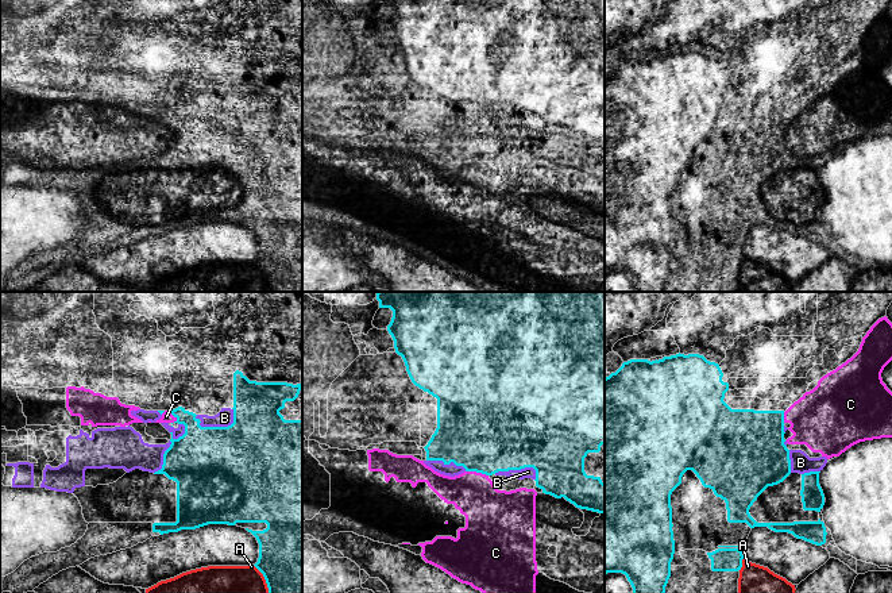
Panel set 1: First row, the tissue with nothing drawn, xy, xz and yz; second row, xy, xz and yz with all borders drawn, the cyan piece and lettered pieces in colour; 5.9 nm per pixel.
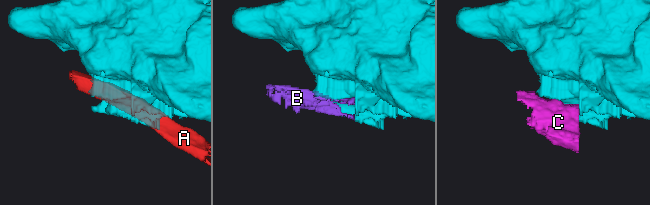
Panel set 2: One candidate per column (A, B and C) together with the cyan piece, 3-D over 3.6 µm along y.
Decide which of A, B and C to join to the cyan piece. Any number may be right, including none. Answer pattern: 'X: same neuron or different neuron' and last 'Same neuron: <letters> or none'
A: different neuron
B: different neuron
C: different neuron
Same neuron: none

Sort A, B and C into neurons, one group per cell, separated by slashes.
A / B / C

